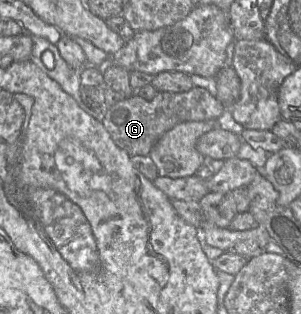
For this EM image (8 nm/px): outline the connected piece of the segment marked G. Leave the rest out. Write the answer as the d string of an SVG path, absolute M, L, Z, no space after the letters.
M193 86L187 92L157 92L151 100L132 94L108 107L101 121L113 142L129 156L147 156L160 137L187 121L217 120L225 107L208 90Z

